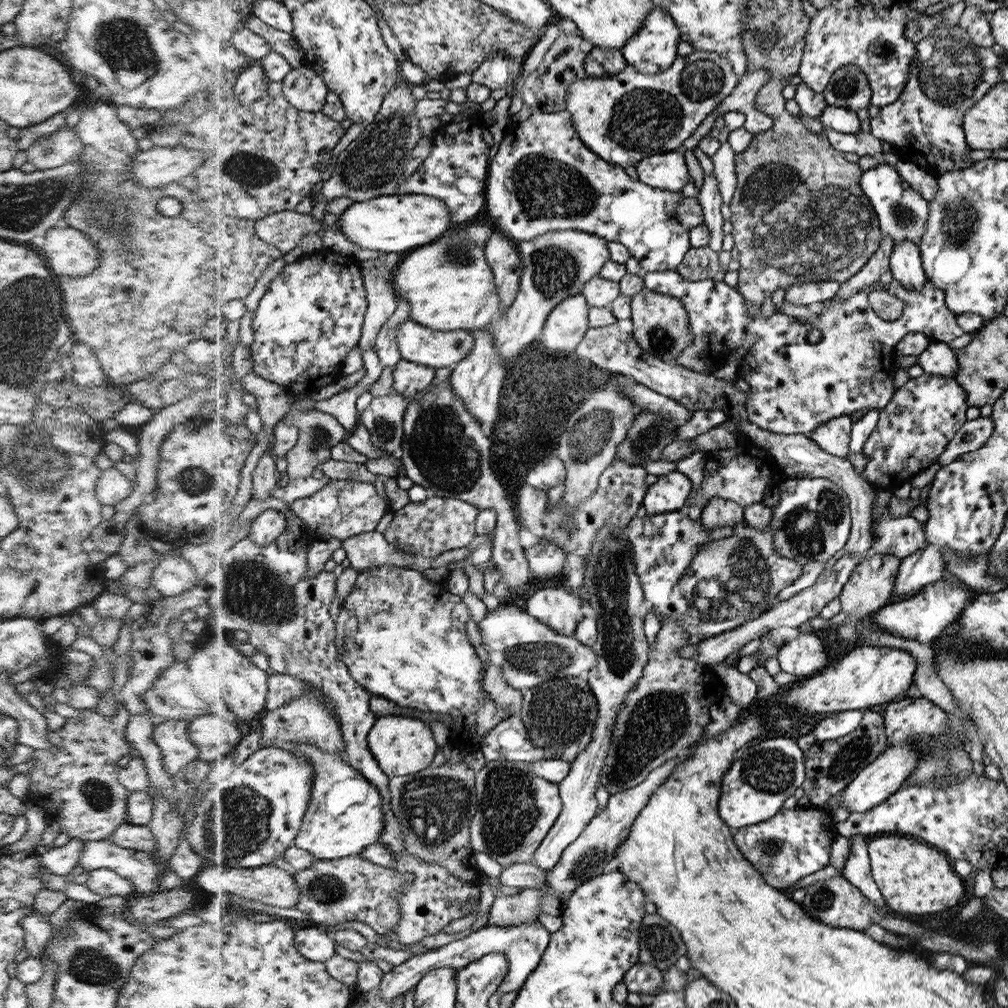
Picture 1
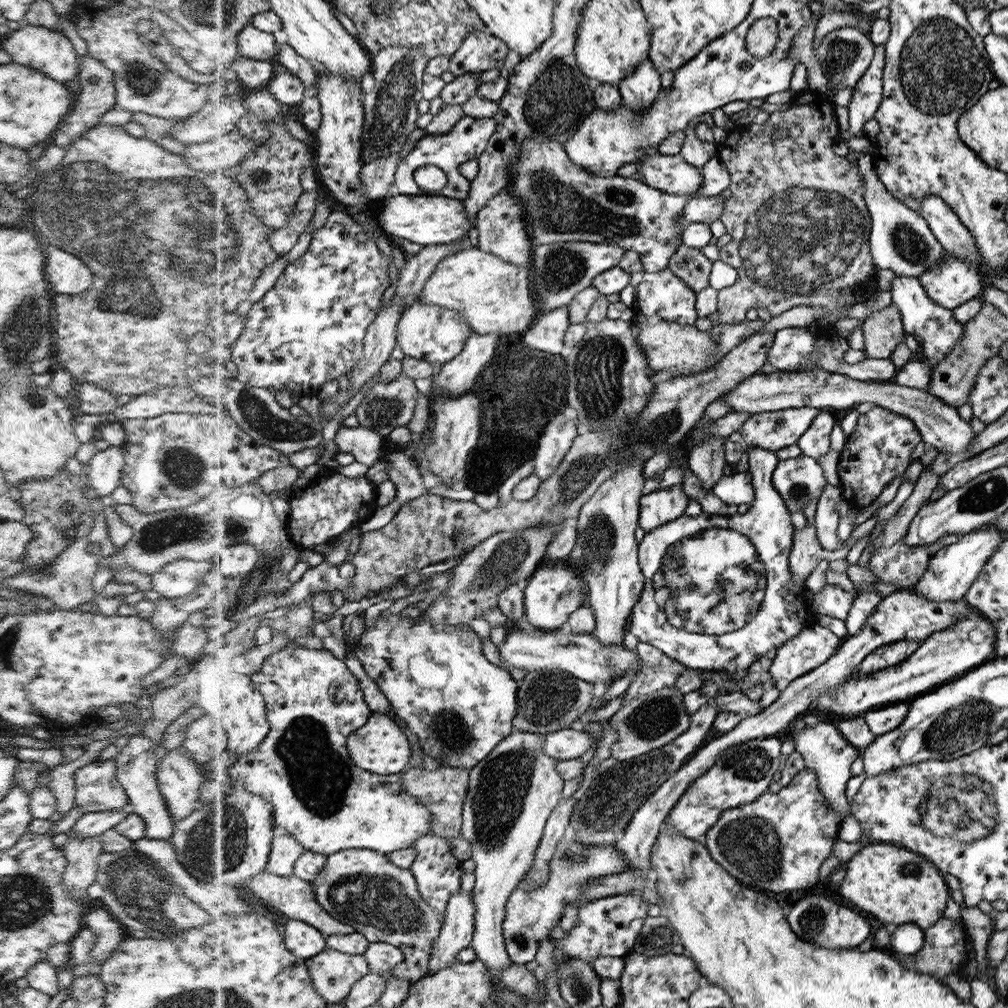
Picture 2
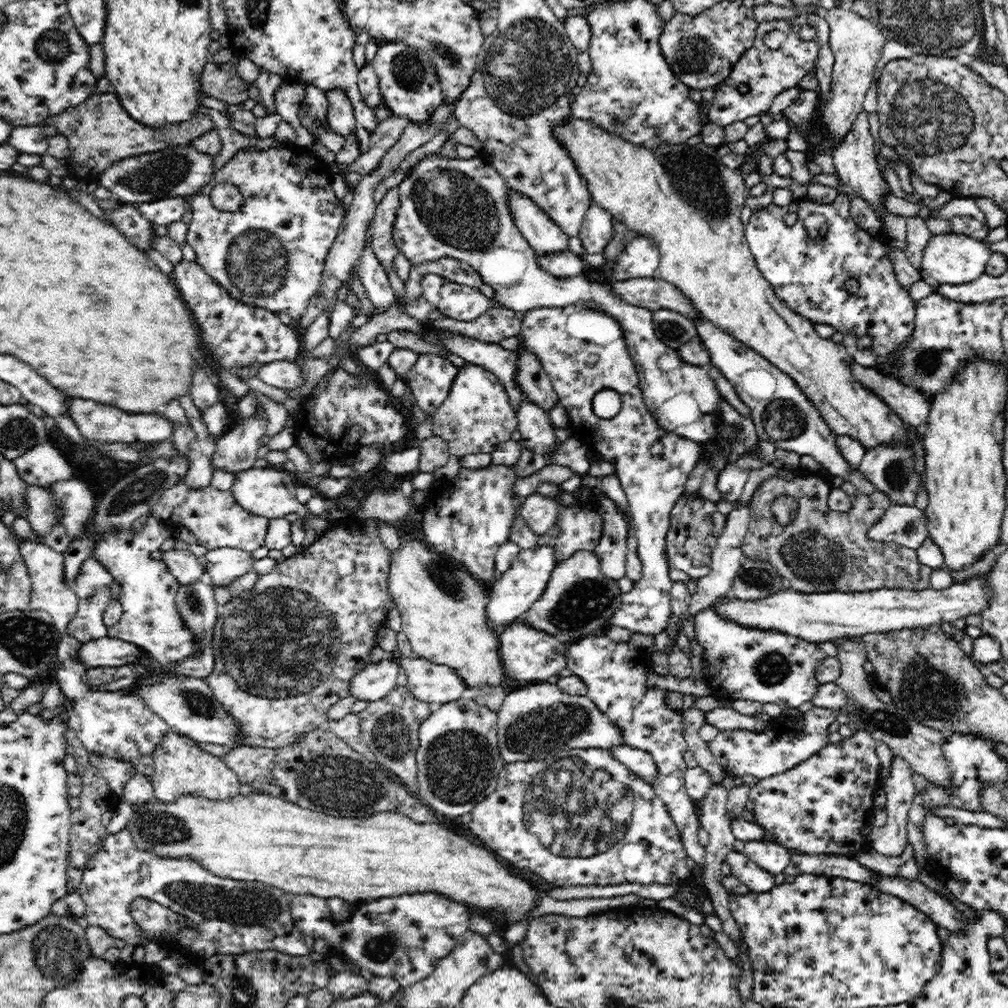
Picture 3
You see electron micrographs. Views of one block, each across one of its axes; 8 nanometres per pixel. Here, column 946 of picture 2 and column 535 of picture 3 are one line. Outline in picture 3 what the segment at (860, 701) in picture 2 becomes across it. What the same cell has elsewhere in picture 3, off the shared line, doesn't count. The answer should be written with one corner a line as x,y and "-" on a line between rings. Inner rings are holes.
519,619
498,632
500,658
506,676
516,685
551,682
559,678
560,672
567,667
568,644
560,642
555,636
523,624

